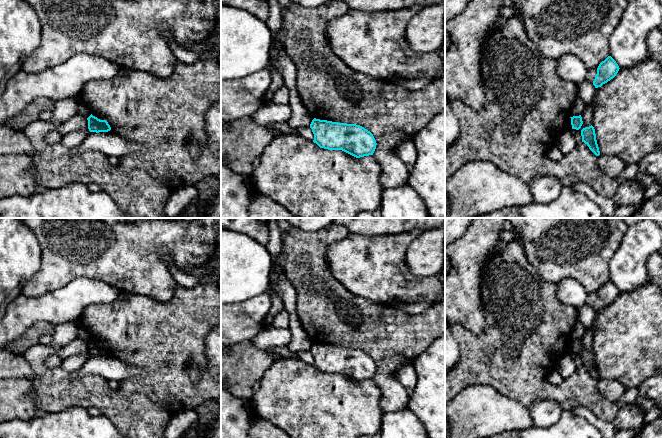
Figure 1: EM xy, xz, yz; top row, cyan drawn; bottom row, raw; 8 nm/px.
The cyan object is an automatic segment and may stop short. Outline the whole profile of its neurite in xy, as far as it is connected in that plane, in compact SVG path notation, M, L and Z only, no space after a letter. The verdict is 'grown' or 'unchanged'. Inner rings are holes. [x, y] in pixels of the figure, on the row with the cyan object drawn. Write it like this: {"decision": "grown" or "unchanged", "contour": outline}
{"decision": "unchanged", "contour": "M92 114L87 118L88 129L90 132L108 132L111 130L110 125L106 120L100 120Z"}

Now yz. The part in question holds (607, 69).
{"decision": "unchanged", "contour": "M608 56L597 68L597 74L593 81L595 88L601 87L603 84L613 79L619 69L620 68L616 61L611 56Z"}

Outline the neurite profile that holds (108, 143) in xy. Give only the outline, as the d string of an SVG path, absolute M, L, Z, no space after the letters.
M90 132L82 143L74 147L75 150L82 151L100 151L107 156L117 156L122 157L129 153L135 153L138 151L143 151L144 148L126 141L125 139L119 137L116 134L110 132Z

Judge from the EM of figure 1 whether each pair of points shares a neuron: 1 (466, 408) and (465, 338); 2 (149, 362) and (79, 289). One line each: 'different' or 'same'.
1: different
2: different

